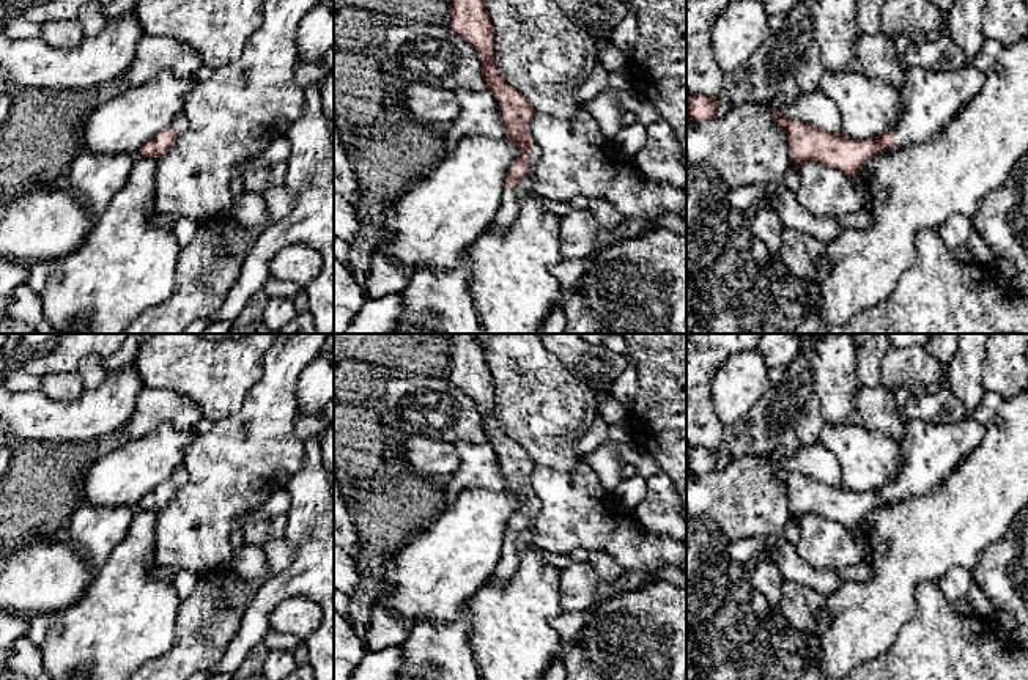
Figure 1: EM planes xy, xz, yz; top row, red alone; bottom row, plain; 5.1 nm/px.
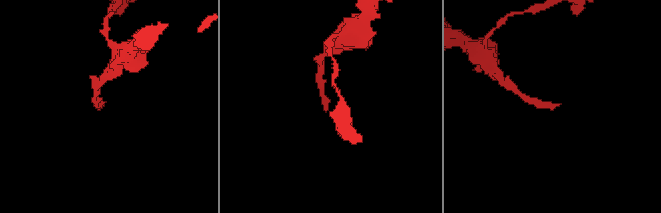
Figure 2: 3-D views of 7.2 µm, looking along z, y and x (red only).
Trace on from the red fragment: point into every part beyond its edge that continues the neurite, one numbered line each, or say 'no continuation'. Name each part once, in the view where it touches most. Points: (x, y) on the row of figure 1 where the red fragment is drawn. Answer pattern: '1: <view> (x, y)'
1: xz (507, 213)

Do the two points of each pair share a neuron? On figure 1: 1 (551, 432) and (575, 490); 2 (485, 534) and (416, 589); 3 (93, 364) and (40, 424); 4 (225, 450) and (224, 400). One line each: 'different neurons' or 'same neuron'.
1: different neurons
2: same neuron
3: different neurons
4: different neurons

